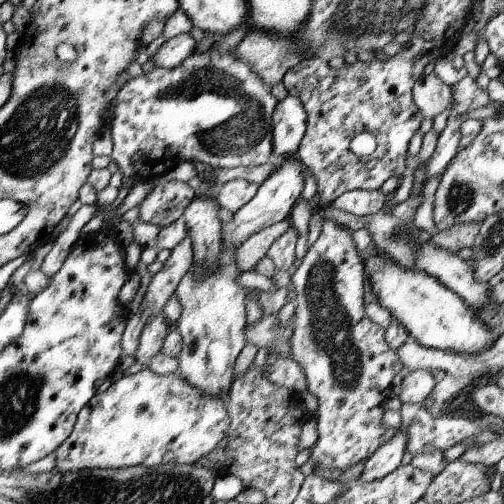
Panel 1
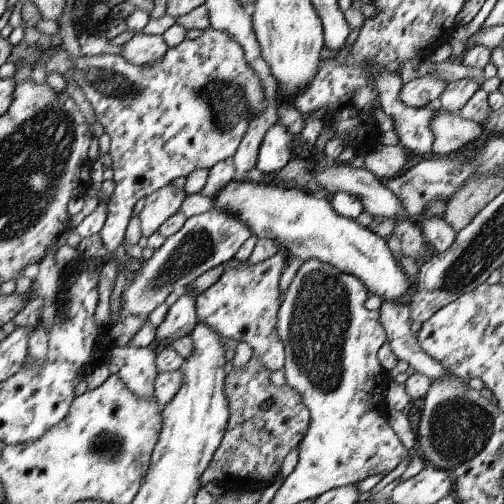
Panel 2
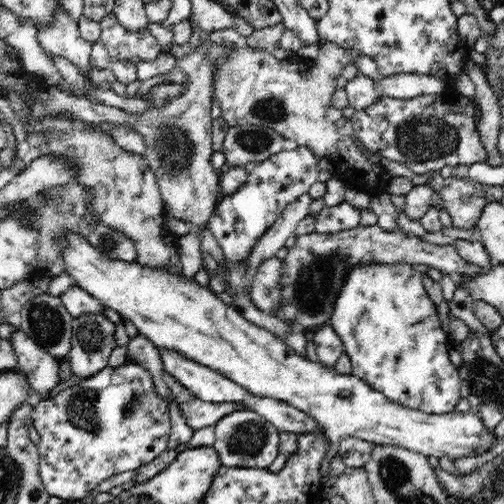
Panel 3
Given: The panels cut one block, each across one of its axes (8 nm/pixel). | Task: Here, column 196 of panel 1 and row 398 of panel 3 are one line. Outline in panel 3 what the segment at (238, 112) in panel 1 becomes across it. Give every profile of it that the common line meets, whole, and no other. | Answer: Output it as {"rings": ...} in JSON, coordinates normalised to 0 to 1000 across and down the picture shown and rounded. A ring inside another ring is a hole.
{"rings":[[[254,718],[238,730],[214,726],[187,746],[159,754],[159,762],[123,774],[111,790],[83,794],[63,817],[63,841],[79,865],[79,952],[91,964],[91,980],[127,996],[159,996],[206,952],[242,937],[270,937],[278,925],[298,921],[333,889],[341,857],[341,829],[333,821],[333,798],[313,782],[302,742],[270,718]]]}

